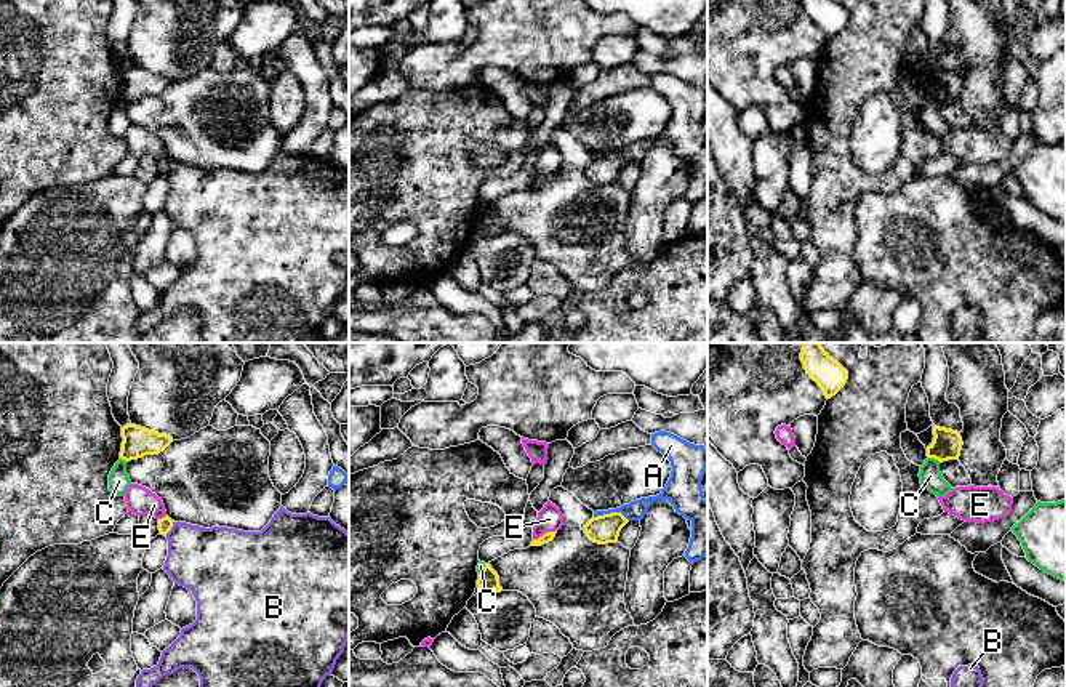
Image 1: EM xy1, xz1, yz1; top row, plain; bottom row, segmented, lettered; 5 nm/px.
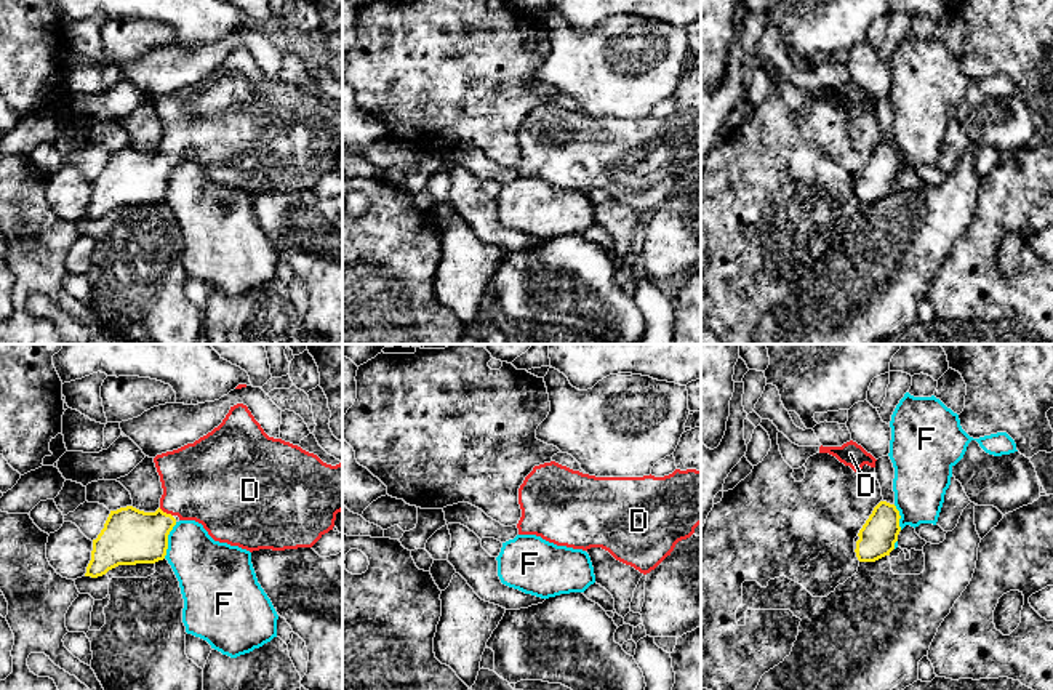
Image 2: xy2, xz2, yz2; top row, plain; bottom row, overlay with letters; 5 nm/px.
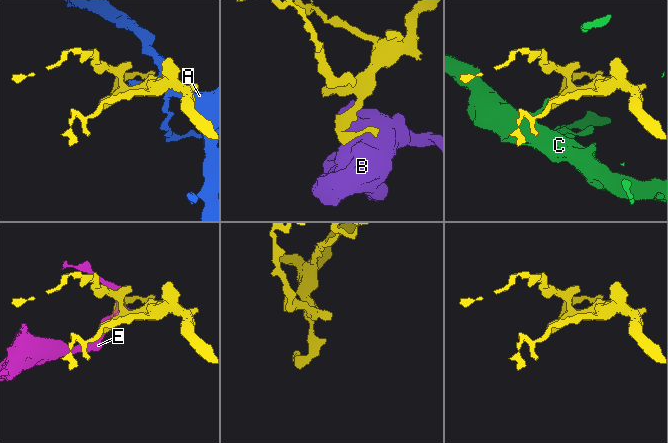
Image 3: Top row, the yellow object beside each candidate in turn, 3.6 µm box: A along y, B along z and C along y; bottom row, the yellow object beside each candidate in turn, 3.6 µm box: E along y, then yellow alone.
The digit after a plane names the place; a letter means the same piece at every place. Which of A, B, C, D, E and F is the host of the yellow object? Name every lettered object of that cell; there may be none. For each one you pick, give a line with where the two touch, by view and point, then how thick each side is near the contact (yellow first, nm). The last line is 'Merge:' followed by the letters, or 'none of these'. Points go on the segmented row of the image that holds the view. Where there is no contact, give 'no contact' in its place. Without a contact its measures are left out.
D: contact xy2 (165, 513); calibres 280 and 400 nm
Merge: D

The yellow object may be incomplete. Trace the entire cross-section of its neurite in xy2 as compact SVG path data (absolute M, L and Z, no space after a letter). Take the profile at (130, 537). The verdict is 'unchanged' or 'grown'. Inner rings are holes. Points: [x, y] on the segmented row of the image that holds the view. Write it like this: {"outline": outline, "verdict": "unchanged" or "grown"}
{"outline": "M243 403L230 407L222 423L206 435L178 450L157 455L154 463L163 488L160 507L155 512L144 512L133 506L110 511L104 528L93 540L91 560L85 576L98 578L118 565L163 560L176 515L179 520L202 524L214 541L253 552L312 548L325 533L333 530L336 514L342 511L342 461L331 466L298 445L269 437Z", "verdict": "grown"}

